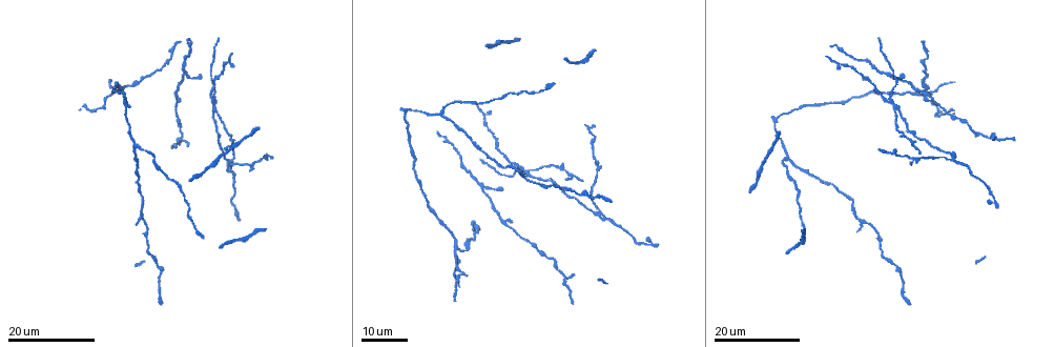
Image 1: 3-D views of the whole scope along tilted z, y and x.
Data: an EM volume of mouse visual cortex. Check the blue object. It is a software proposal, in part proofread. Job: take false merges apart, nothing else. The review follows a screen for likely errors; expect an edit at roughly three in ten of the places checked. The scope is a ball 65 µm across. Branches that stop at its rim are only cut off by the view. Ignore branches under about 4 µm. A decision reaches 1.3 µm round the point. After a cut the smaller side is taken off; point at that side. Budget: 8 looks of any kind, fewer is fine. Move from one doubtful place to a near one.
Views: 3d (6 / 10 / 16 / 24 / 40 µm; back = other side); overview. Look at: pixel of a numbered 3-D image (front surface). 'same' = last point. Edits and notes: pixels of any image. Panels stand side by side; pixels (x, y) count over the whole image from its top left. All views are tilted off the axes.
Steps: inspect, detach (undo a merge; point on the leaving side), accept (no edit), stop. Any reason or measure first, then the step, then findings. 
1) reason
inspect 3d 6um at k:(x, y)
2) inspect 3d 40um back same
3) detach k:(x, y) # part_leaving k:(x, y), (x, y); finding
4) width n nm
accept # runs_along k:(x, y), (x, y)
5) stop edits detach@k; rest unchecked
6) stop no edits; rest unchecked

three-way junction
inspect 3d 24um at 1:(789, 157)

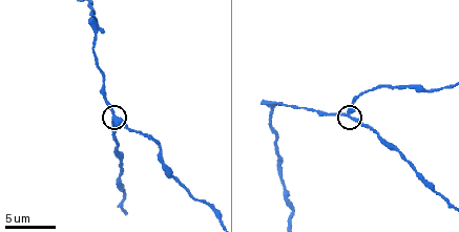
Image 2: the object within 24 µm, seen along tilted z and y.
inspect 3d 6um at 2:(351, 115)

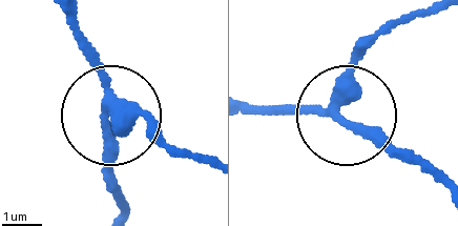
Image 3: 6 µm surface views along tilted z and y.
other side
inspect 3d 6um back at 3:(341, 108)

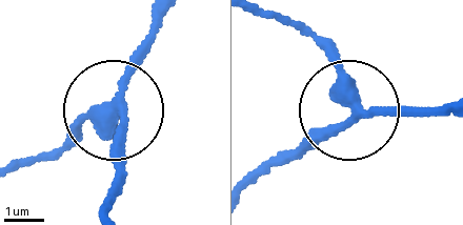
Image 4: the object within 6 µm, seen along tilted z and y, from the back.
accept # runs_along 4:(444, 106), (357, 110), (347, 73), (301, 24); all the same neuron

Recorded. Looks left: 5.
sudden change in width
inspect 3d 24um at 1:(428, 206)

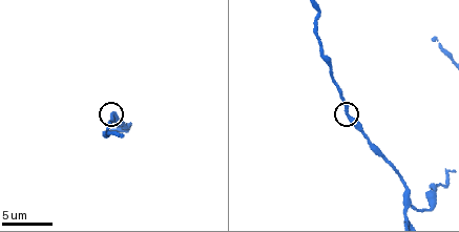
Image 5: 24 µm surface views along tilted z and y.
inspect 3d 6um at 5:(349, 115)

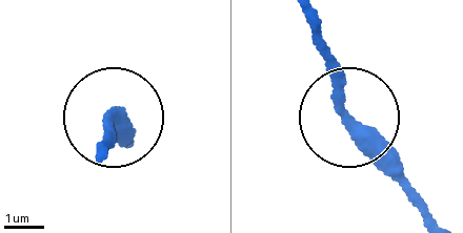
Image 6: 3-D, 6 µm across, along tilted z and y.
width 290 nm
accept # runs_along 6:(319, 22), (351, 125), (410, 194); all the same neuron

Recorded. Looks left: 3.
inspect 3d 24um at 1:(186, 73)

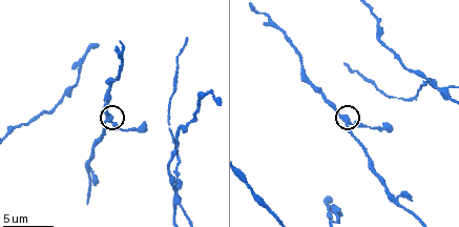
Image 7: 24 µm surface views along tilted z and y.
inspect 3d 6um at 7:(110, 119)

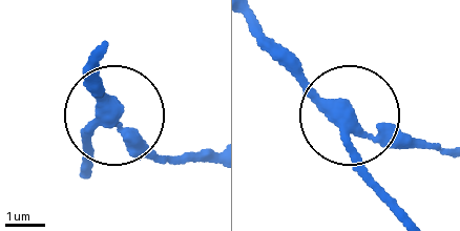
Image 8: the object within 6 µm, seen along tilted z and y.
side_arm 18 um
accept # continuous, no second neuron

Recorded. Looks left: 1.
branch point
inspect 3d 6um at 7:(68, 93)

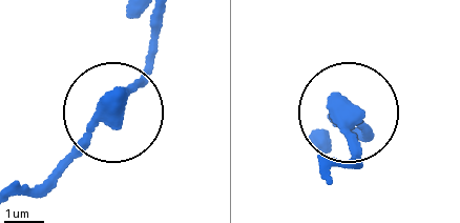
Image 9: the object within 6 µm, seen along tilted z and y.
arms 3
accept # runs_along 9:(18, 196), (136, 89), (148, 47); all the same neuron

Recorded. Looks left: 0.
stop no edits; rest unchecked

